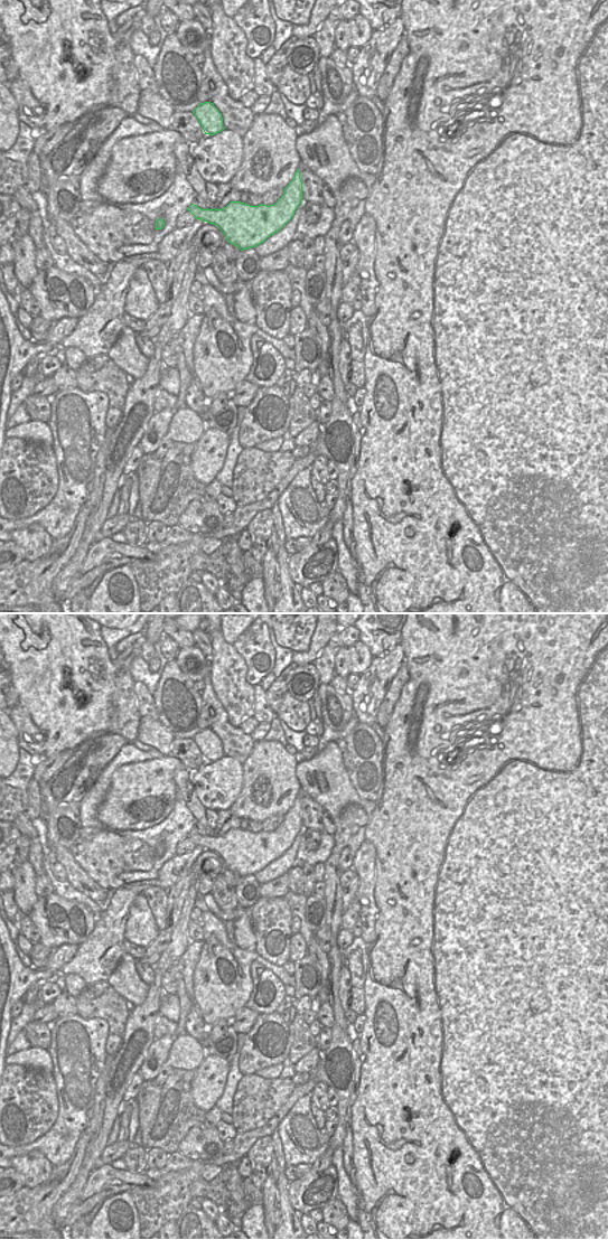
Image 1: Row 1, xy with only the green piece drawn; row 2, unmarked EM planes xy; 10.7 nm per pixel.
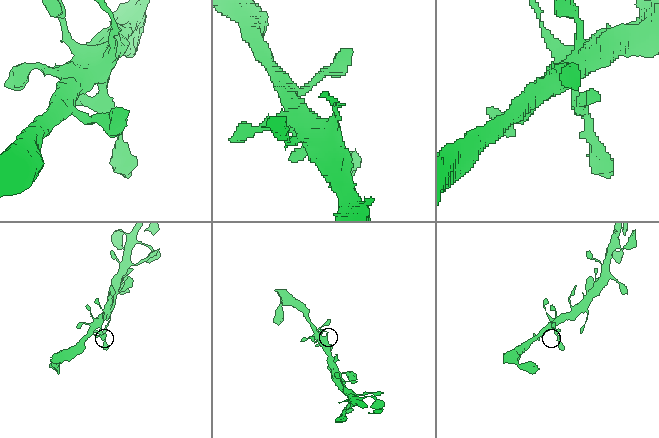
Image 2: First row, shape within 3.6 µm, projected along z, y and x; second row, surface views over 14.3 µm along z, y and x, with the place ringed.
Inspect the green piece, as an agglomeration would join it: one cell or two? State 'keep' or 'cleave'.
keep

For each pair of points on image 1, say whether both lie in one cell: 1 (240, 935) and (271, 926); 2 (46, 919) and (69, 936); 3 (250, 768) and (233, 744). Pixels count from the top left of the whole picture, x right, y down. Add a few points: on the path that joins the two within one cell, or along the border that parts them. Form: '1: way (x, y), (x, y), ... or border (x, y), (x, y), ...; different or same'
1: border (245, 913), (250, 918), (255, 950); different
2: way (47, 926), (63, 933); same
3: border (254, 742), (252, 751), (242, 764); different

